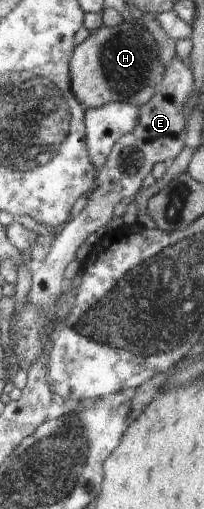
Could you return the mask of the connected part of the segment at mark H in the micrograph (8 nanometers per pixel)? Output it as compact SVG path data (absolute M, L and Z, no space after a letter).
M122 21L122 24L119 24L118 26L113 27L100 27L96 30L90 31L87 38L81 43L77 44L75 46L74 52L72 53L72 58L69 60L69 77L70 77L70 84L71 84L71 90L74 93L74 96L76 97L76 100L80 102L84 108L87 109L94 109L96 107L107 105L110 103L130 103L134 106L142 106L143 104L146 104L148 100L156 94L156 91L158 90L159 86L161 85L163 76L165 75L165 64L161 61L160 55L159 55L159 46L158 43L154 40L154 37L152 34L150 34L147 31L146 27L143 27L140 23L142 21L138 21L136 24L134 24L133 21Z

